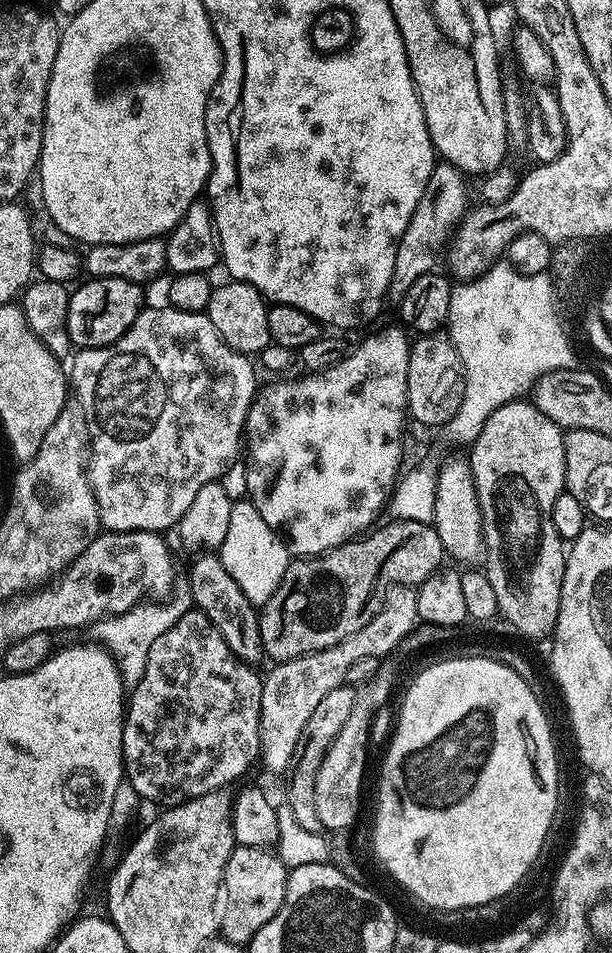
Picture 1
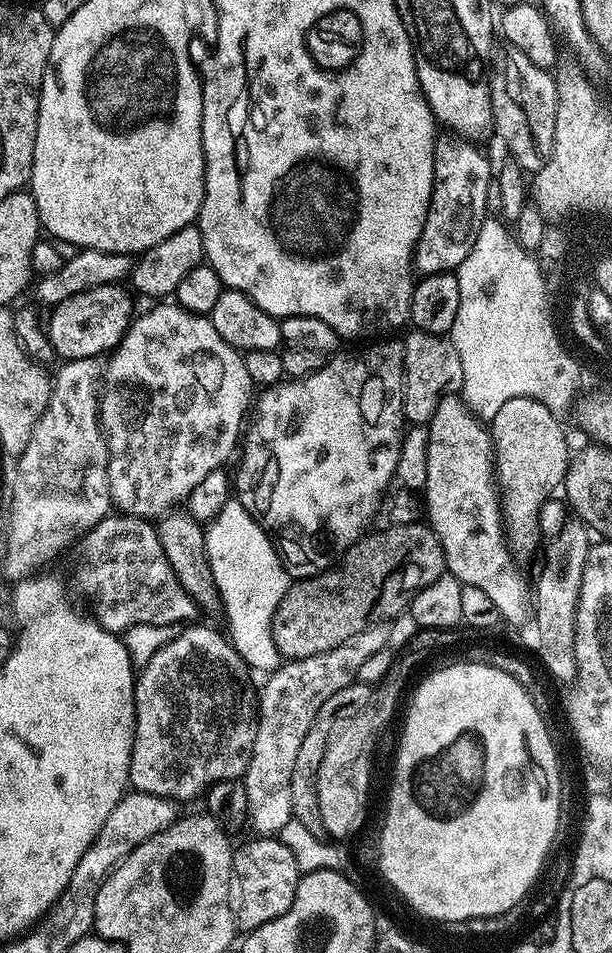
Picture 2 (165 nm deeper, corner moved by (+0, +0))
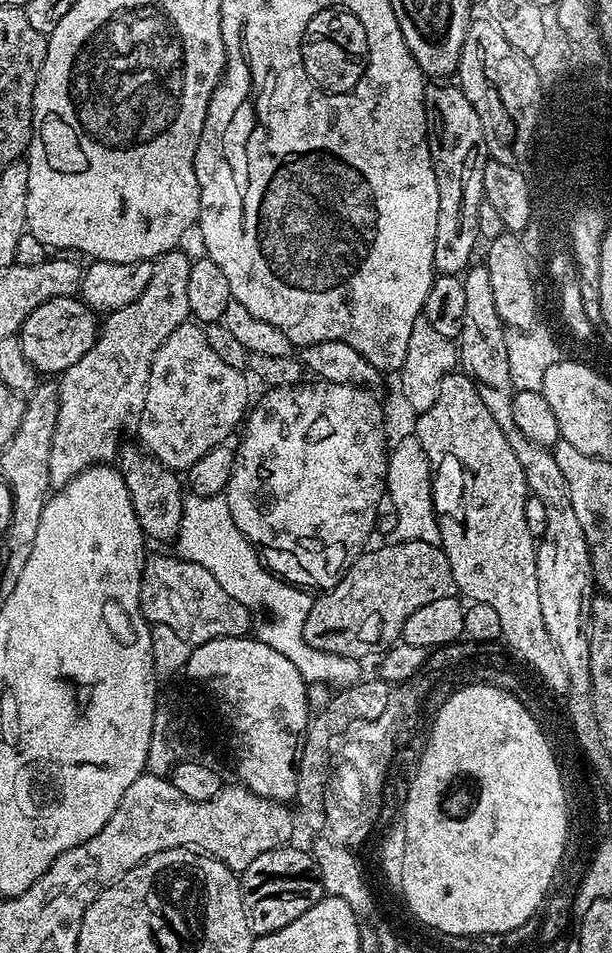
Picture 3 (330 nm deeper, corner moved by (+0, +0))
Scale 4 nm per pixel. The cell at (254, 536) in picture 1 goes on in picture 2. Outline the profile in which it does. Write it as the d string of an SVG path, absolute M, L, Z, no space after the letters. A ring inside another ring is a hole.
M230 498L216 517L207 521L204 536L210 572L219 592L222 611L228 619L228 639L253 673L275 672L282 663L274 635L276 611L288 592L290 577L271 536L235 498Z

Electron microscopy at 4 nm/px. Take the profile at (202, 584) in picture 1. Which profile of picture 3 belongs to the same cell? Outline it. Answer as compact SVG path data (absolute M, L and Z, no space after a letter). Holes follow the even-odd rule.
M134 442L121 445L117 452L116 468L123 474L123 480L130 490L131 504L134 506L135 516L139 518L145 537L156 542L175 541L181 528L184 509L184 486L181 479L179 482L177 478L179 475Z

